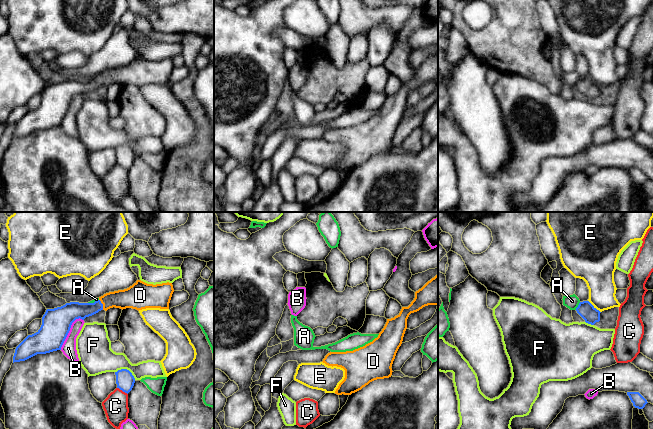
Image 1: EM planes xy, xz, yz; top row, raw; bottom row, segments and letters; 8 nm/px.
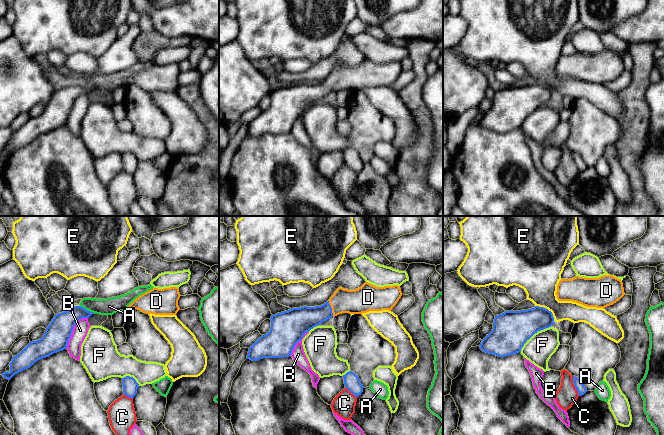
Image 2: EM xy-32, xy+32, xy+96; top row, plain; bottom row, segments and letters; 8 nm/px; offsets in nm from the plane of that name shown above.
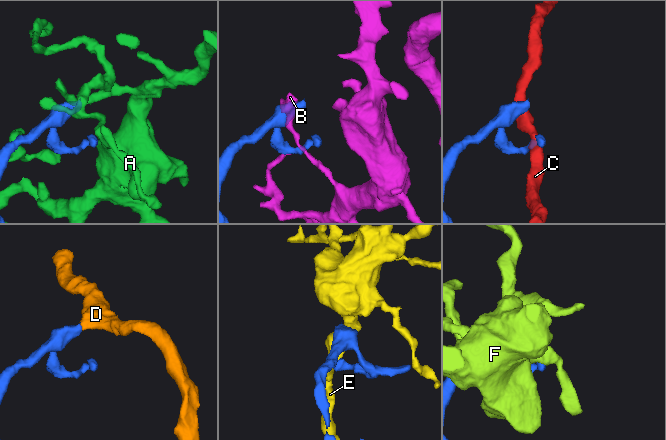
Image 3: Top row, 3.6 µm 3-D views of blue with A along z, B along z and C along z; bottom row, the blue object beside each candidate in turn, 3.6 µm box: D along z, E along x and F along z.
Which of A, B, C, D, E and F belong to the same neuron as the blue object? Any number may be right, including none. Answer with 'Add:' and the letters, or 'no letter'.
Add: D

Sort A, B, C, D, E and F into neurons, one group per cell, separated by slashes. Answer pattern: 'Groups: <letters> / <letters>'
Groups: A / B / C / D / E / F

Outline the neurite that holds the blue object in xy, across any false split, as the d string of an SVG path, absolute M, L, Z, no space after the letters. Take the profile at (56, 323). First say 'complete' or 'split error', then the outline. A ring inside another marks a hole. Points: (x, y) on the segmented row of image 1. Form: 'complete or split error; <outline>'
split error; M137 280L124 290L109 292L94 303L70 302L61 307L47 309L42 317L40 329L28 335L15 349L13 363L25 361L37 354L61 350L61 347L76 319L84 320L101 310L110 308L169 309L174 292L172 283L147 284Z

